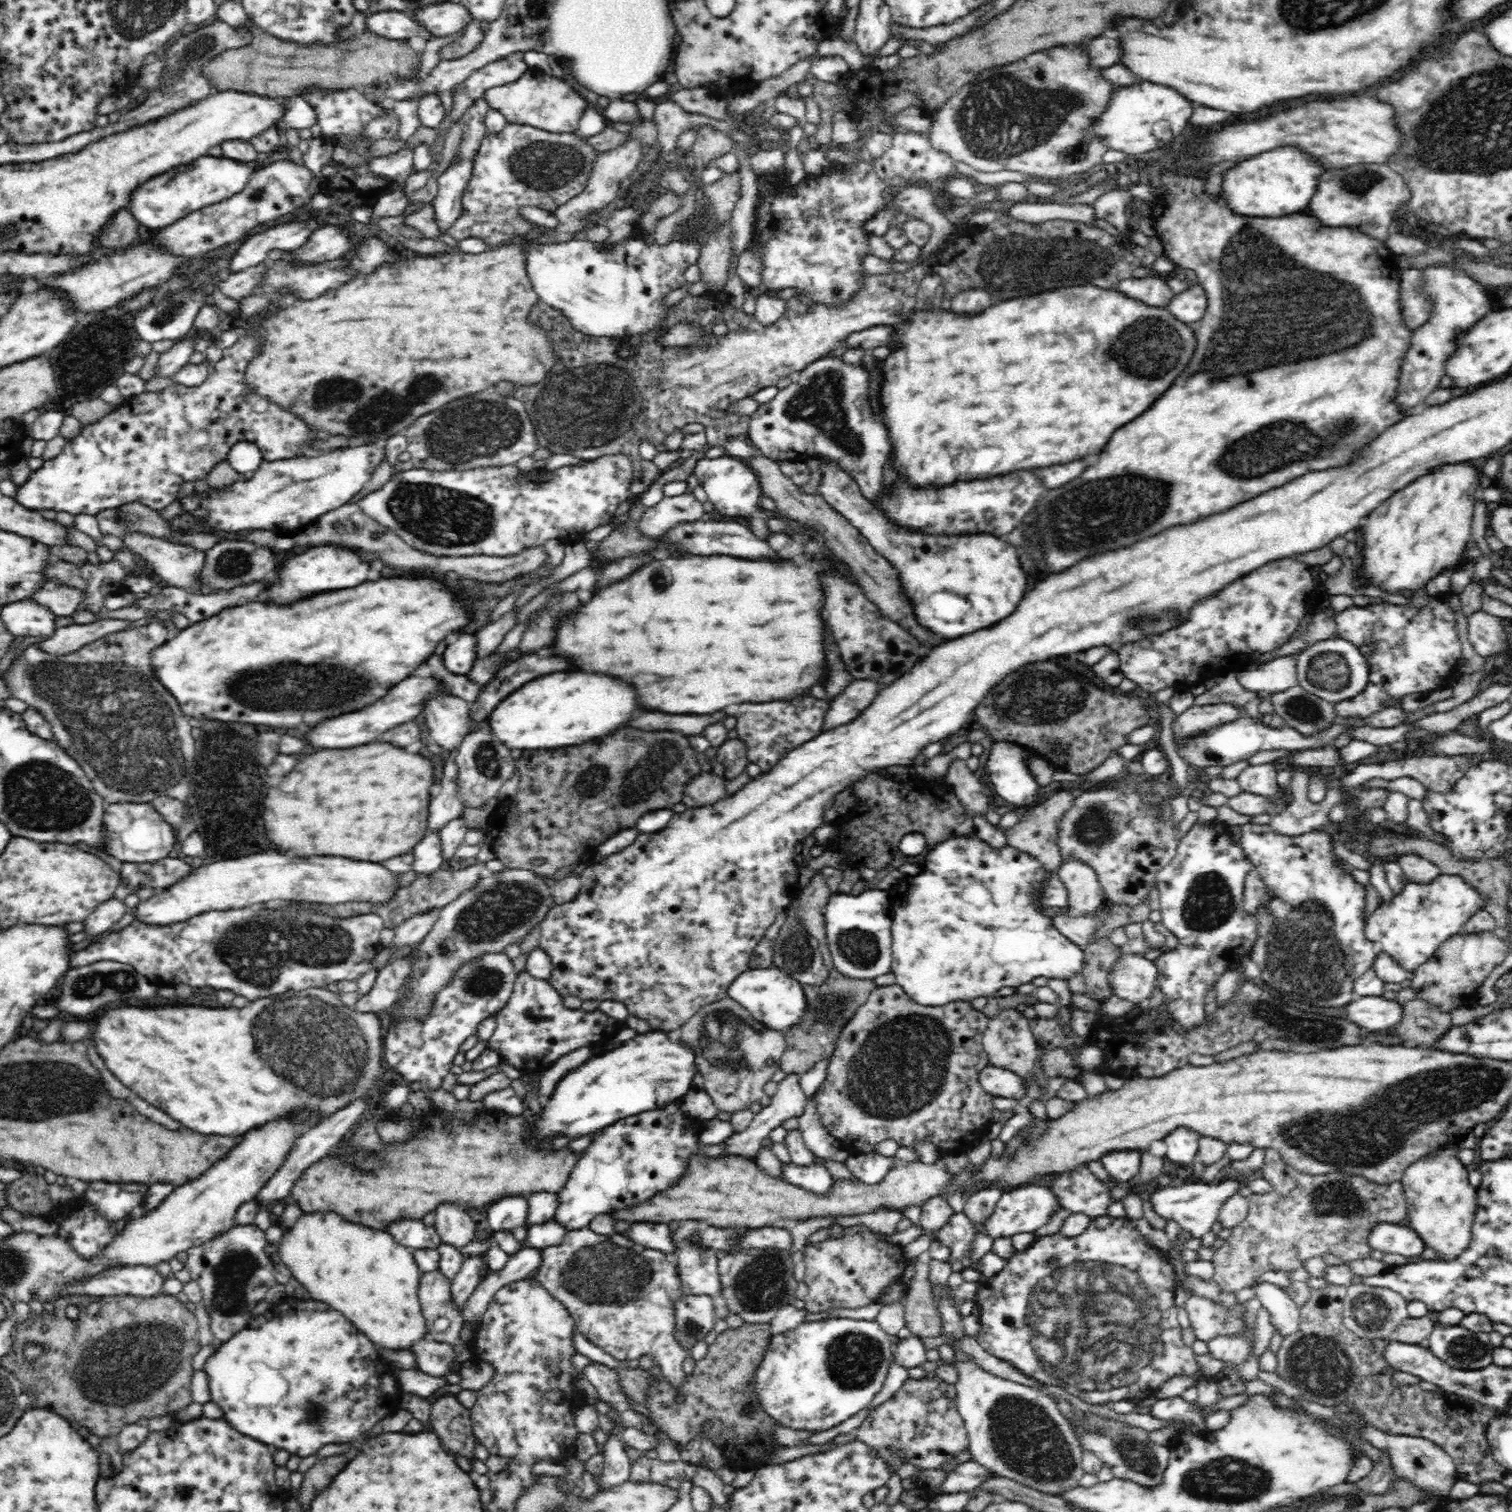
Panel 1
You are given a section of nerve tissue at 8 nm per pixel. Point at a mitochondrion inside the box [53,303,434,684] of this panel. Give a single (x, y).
(112, 358)

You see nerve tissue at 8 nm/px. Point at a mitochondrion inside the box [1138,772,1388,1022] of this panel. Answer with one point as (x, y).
(1304, 958)

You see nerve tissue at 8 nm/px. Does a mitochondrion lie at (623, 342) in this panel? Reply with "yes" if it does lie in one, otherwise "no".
no

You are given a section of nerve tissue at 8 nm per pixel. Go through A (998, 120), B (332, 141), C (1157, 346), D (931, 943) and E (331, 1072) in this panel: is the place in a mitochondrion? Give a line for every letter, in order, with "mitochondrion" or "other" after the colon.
A: mitochondrion
B: other
C: mitochondrion
D: other
E: mitochondrion

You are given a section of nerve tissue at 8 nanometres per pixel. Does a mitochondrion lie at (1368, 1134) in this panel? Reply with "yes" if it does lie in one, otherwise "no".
yes

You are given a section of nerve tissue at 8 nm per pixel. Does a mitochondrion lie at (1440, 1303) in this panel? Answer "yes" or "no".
no

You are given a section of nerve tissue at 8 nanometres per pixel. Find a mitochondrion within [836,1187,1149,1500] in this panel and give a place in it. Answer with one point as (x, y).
(1025, 1436)

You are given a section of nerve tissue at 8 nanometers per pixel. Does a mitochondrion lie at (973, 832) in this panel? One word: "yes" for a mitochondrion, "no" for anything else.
no

